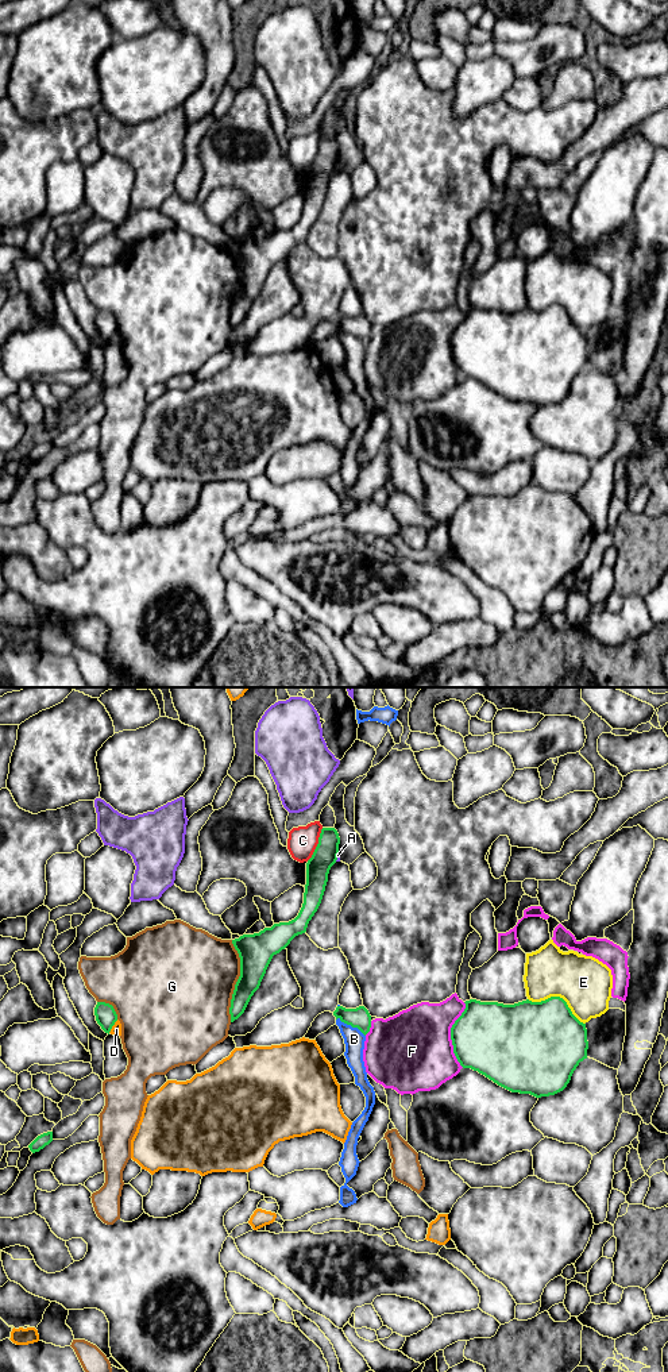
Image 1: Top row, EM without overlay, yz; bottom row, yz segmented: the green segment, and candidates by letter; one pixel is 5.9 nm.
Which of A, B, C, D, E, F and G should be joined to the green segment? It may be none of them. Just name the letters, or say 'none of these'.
none of these

